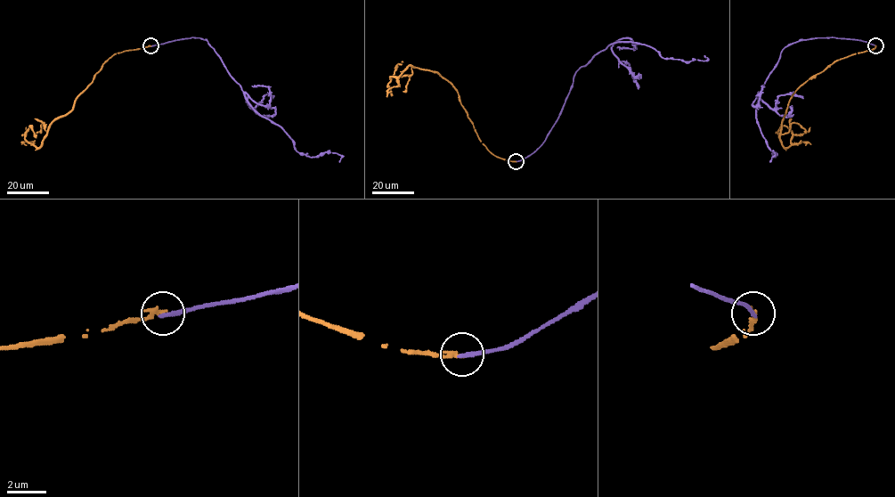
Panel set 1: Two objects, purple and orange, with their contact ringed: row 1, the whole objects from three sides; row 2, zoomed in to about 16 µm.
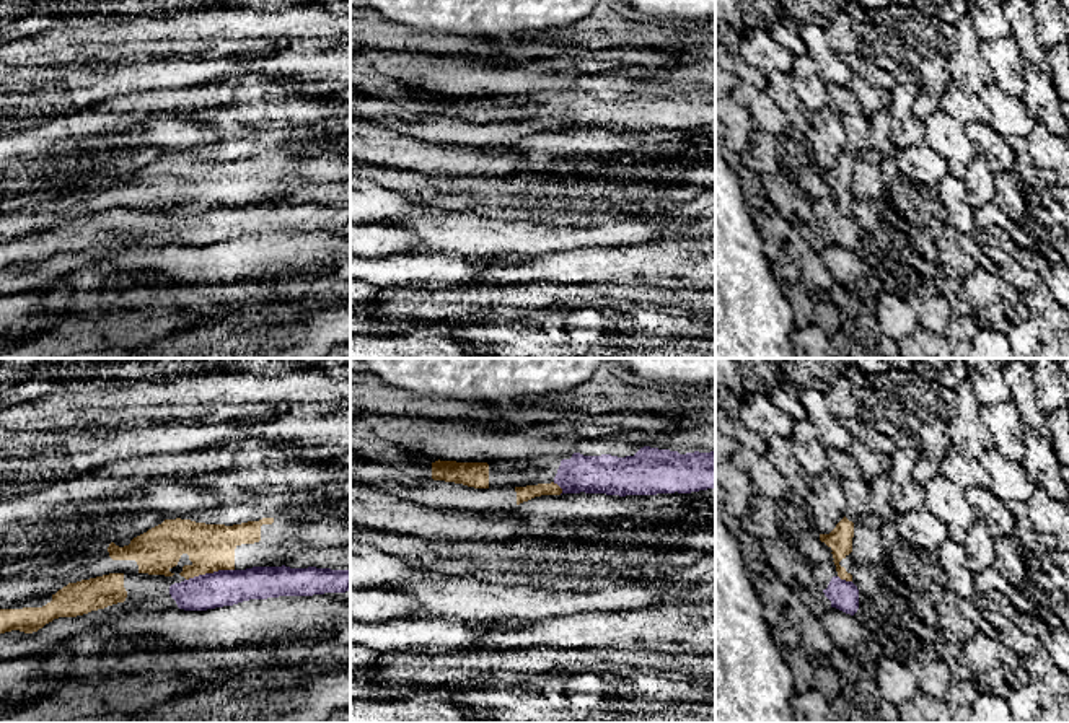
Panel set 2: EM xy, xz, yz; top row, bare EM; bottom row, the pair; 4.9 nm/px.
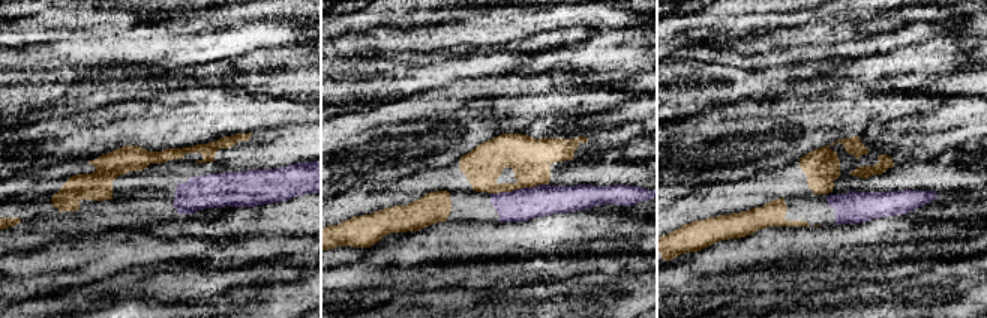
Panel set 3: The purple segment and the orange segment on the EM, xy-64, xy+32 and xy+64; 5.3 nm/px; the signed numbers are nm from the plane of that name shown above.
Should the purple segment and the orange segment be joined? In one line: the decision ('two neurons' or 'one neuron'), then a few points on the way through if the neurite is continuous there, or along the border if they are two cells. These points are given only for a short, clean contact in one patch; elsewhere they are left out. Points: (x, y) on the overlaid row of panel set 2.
one neuron; way xy (220, 588), (209, 574), (211, 547)

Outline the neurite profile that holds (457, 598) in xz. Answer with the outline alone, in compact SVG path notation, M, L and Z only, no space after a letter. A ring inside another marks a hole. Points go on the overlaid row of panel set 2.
M420 576L399 583L399 591L409 593L417 601L417 611L407 617L448 619L461 622L484 622L492 619L518 617L530 622L554 617L575 616L580 612L624 612L657 606L663 593L675 593L680 588L658 580L644 580L608 586L585 593L538 589L528 585L486 583L473 576Z

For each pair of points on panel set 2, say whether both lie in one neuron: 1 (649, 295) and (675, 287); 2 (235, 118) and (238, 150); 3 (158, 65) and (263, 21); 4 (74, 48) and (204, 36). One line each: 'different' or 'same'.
1: same
2: different
3: different
4: same

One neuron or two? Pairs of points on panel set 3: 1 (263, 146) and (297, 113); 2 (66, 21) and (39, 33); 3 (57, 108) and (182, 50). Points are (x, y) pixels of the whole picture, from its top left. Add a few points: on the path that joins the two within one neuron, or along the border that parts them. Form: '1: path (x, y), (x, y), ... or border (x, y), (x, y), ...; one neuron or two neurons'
1: border (305, 122), (291, 122), (282, 126); two neurons
2: path (59, 21), (45, 26); one neuron
3: border (108, 66), (144, 65), (170, 71); two neurons

